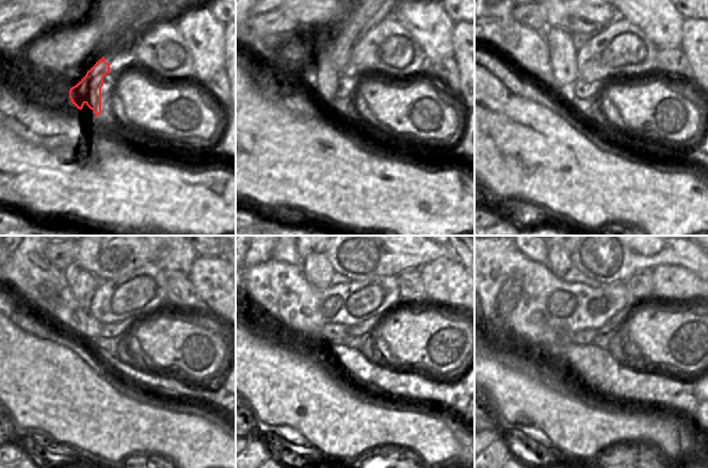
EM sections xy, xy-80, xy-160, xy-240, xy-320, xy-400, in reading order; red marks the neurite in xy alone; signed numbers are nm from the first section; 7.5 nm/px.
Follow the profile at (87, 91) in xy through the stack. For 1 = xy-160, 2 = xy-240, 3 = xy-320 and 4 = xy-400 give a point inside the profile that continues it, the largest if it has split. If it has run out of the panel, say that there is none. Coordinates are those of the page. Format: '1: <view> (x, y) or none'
1: xy-160 (562, 51)
2: xy-240 (81, 283)
3: xy-320 (317, 269)
4: xy-400 (558, 258)

